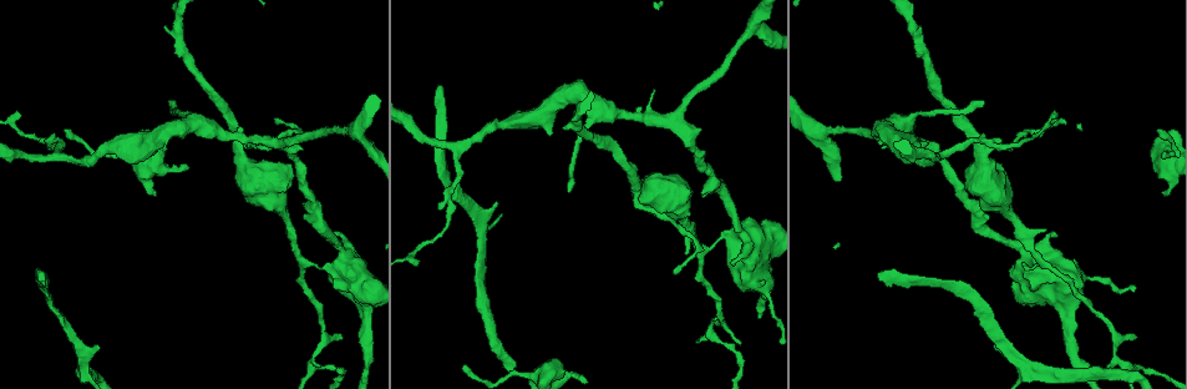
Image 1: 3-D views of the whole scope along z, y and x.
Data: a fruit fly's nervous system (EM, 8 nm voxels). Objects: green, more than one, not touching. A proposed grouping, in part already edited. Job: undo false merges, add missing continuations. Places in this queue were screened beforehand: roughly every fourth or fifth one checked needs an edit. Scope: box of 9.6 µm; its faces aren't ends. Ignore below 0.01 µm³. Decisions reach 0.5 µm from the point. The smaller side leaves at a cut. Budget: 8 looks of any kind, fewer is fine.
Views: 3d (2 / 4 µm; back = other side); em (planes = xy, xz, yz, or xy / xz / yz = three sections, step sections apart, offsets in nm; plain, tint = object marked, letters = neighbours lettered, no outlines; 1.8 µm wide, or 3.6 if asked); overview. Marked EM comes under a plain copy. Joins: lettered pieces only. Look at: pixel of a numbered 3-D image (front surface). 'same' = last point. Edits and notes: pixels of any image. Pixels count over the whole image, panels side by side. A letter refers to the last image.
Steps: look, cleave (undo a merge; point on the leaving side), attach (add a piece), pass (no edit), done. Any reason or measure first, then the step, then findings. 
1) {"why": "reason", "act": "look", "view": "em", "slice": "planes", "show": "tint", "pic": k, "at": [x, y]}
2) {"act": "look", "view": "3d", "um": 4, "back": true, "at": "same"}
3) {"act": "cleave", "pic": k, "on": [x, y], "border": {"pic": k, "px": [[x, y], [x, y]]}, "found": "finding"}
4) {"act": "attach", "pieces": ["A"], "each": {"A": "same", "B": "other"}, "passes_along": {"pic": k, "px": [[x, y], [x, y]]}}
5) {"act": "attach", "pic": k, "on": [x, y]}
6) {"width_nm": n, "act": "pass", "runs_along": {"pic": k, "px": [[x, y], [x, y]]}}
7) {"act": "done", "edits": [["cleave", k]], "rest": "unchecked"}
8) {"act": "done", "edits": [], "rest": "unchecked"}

{"why": "tapers out", "act": "look", "view": "em", "slice": "xz", "step": 8, "show": "letters", "pic": 1, "at": [570, 190]}

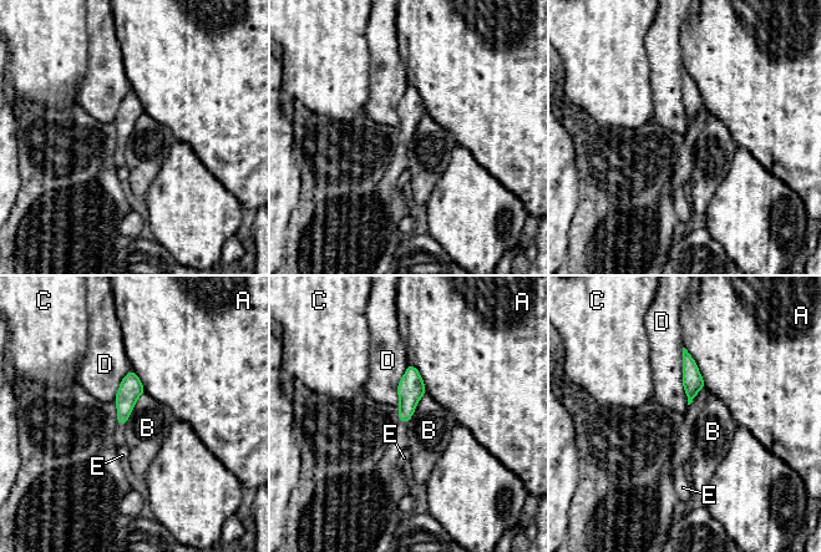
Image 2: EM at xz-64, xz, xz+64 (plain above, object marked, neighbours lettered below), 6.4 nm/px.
{"longest_contact_nm": ["D", 380], "act": "pass", "each": {"A": "other", "B": "other", "C": "other", "D": "other", "E": "other"}, "found": "no lettered piece goes on from it"}

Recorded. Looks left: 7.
{"why": "branch stops here", "act": "look", "view": "3d", "um": 2, "pic": 1, "at": [1165, 194]}

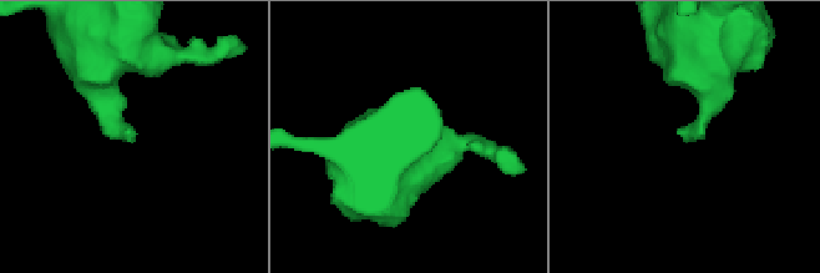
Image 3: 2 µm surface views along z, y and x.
{"why": "now the EM", "act": "look", "view": "em", "slice": "planes", "show": "tint", "pic": 3, "at": [679, 129]}

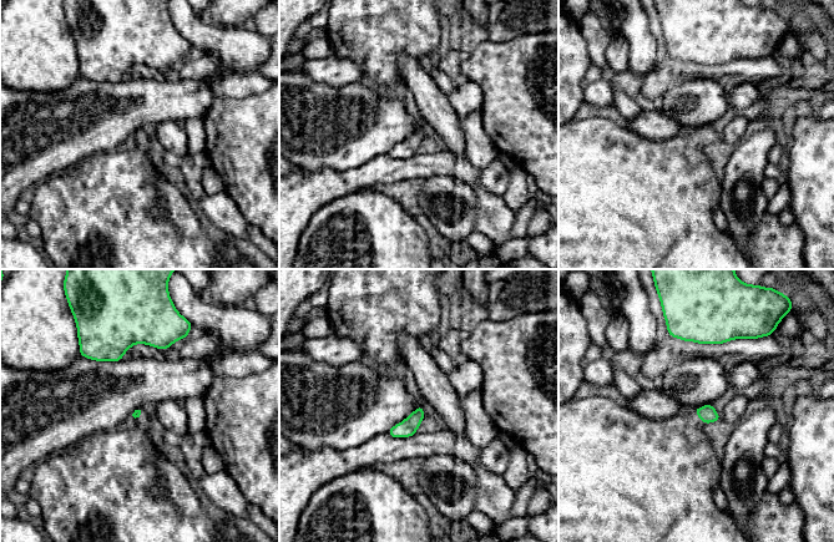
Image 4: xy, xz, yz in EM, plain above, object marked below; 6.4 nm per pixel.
{"act": "look", "view": "em", "slice": "planes", "show": "letters", "at": "same"}

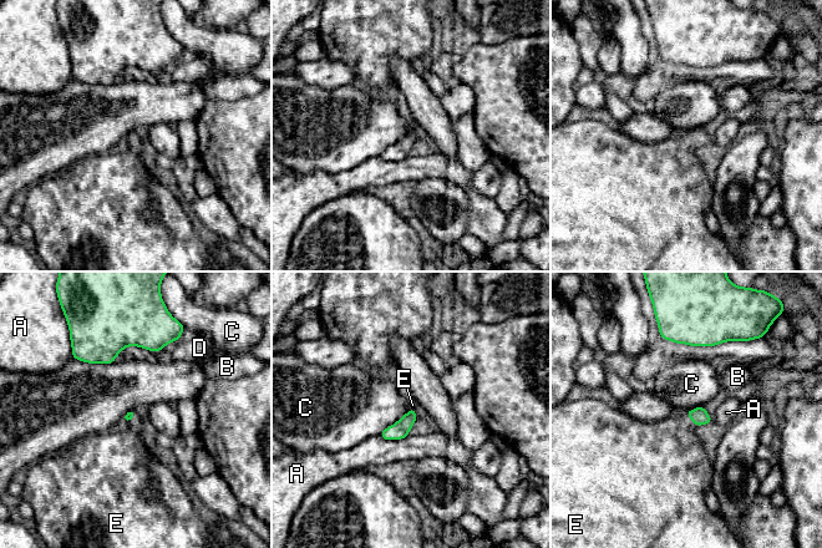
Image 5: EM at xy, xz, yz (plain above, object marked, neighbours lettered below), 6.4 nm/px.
{"act": "attach", "pieces": ["E"], "each": {"A": "other", "B": "other", "C": "other", "D": "other", "E": "same"}, "passes_along": {"pic": 5, "px": [[699, 415], [690, 417], [669, 450]]}, "found": "it goes on there"}

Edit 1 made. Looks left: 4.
{"why": "free end", "act": "look", "view": "em", "slice": "yz", "step": 16, "show": "letters", "pic": 1, "at": [66, 129]}

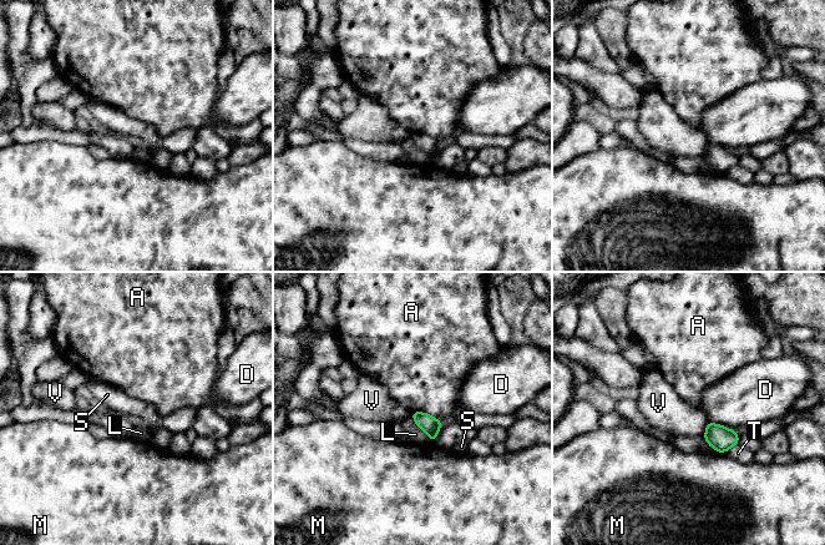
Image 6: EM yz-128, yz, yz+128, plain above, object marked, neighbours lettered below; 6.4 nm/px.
{"width_nm": 120, "act": "pass", "each": {"A": "other", "D": "other", "L": "other", "M": "other", "S": "other", "T": "other", "V": "other"}, "border": {"pic": 6, "px": [[411, 412], [426, 412], [443, 420]]}, "found": "none of them fits"}

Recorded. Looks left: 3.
{"act": "done", "edits": [["attach", 5]], "rest": "unchecked"}

